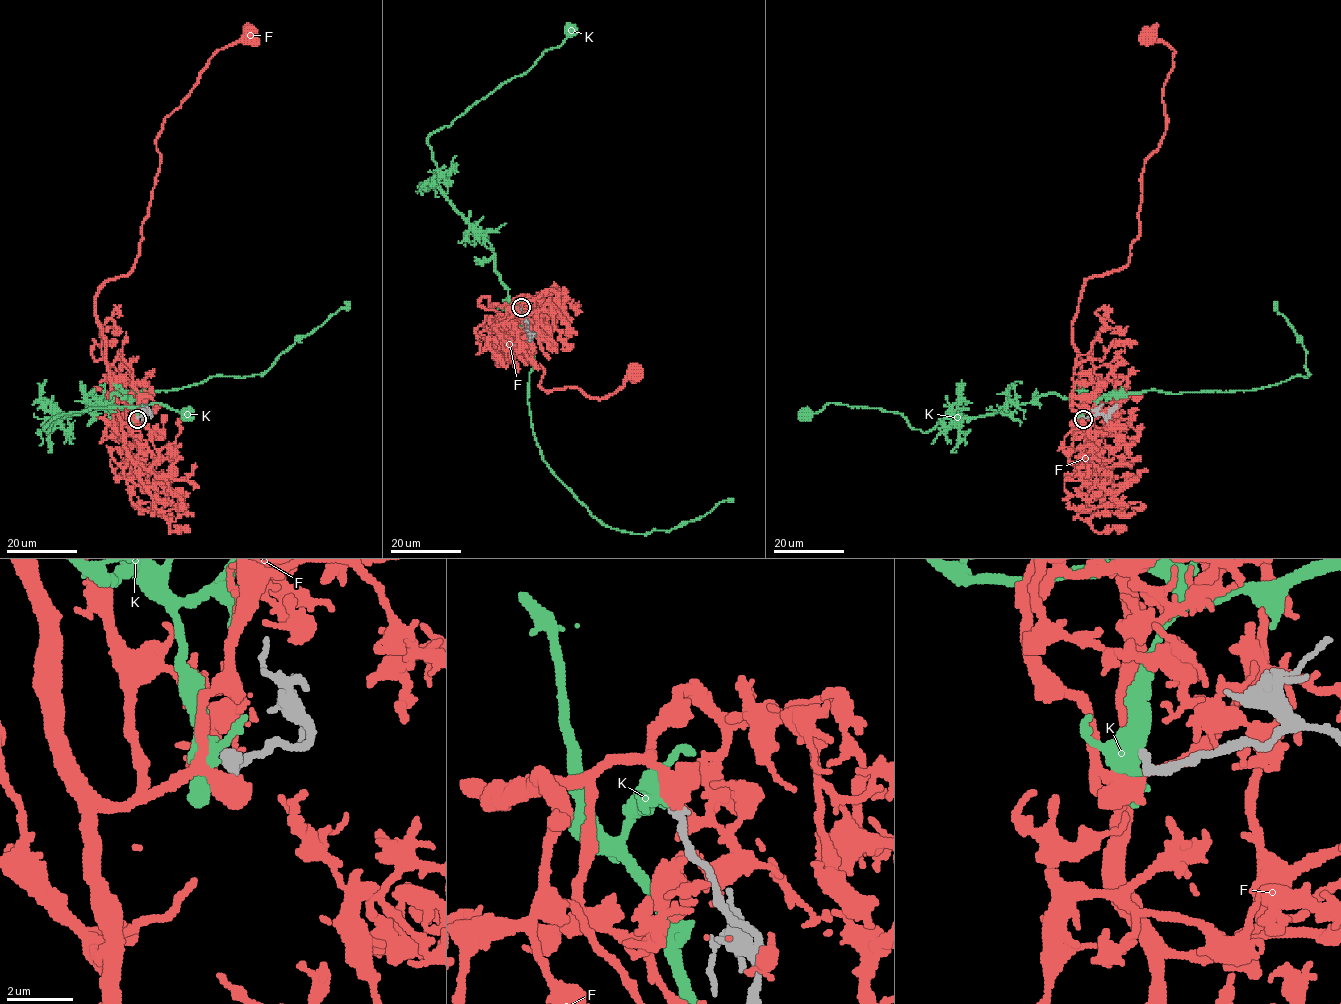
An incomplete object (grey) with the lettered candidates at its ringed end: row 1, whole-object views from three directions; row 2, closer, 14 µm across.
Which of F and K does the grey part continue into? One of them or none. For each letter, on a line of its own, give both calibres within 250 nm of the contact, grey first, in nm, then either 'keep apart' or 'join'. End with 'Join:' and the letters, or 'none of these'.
F: 320/600 nm | join
K: 240/400 nm | keep apart
Join: F

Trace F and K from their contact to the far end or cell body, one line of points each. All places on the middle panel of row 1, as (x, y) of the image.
F: (520, 308), (478, 301), (511, 329), (525, 364), (543, 370), (545, 391), (573, 387), (601, 398), (633, 372)
K: (519, 307), (511, 308), (491, 245), (435, 181), (438, 168), (426, 137), (523, 74), (570, 29)

